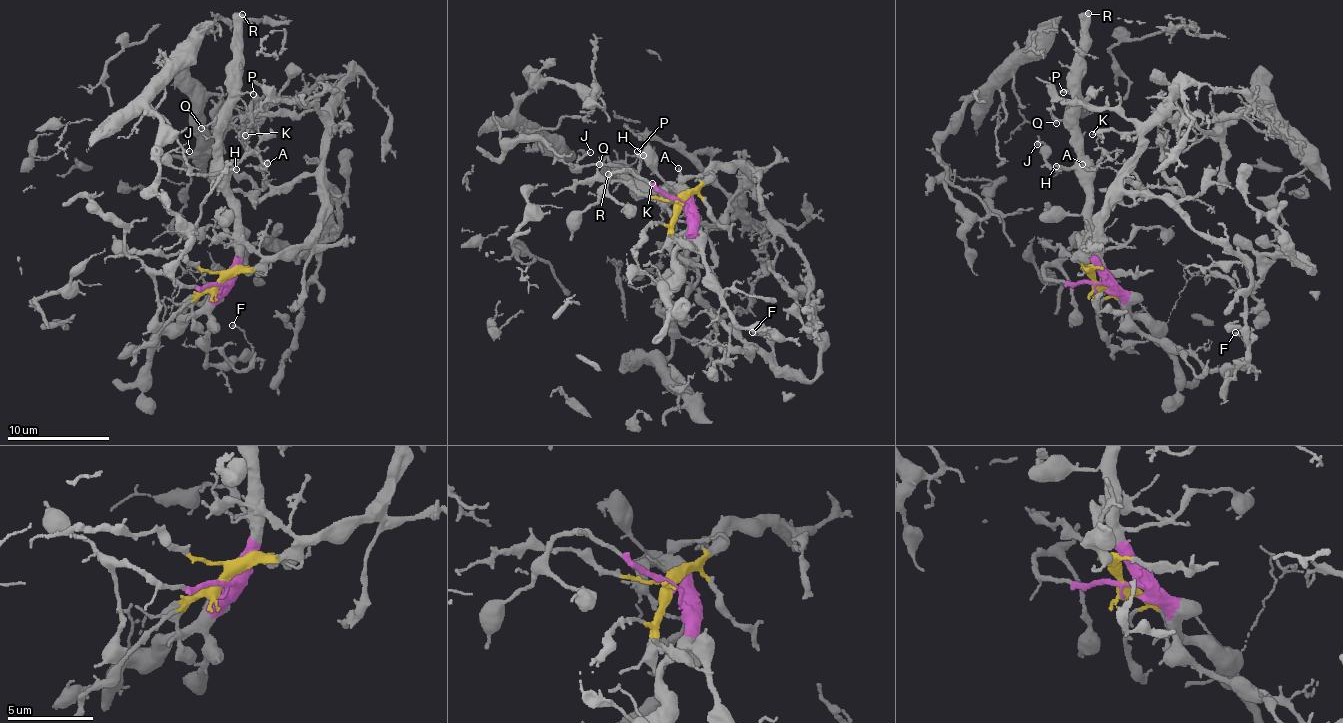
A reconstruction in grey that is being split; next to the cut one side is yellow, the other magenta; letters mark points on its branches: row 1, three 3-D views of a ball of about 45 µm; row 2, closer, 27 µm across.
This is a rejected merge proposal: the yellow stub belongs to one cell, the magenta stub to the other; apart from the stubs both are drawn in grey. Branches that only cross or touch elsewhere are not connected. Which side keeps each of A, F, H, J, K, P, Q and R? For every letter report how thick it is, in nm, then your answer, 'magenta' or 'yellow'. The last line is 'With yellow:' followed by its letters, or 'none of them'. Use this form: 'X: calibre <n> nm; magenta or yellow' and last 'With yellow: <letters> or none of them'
A: calibre 150 nm; magenta
F: calibre 140 nm; magenta
H: calibre 200 nm; magenta
J: calibre 130 nm; magenta
K: calibre 150 nm; magenta
P: calibre 120 nm; magenta
Q: calibre 120 nm; magenta
R: calibre 400 nm; magenta
With yellow: none of them

